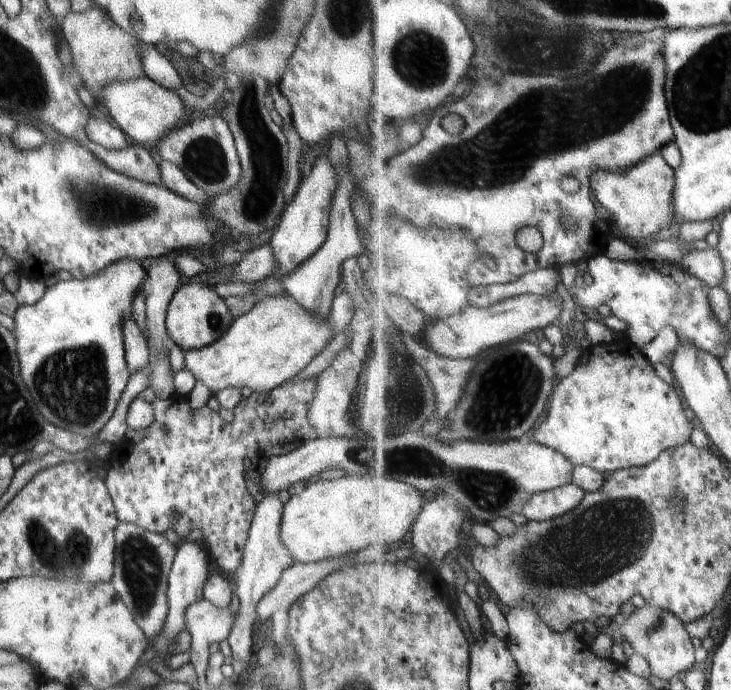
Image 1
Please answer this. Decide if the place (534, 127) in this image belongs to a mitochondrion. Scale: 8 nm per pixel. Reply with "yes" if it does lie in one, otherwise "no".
yes

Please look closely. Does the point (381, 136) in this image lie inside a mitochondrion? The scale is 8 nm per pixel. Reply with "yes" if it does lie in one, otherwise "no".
no

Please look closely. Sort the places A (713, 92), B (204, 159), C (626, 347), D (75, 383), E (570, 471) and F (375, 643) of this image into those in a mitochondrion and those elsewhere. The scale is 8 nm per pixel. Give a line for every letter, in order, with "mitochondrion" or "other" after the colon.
A: mitochondrion
B: mitochondrion
C: other
D: mitochondrion
E: other
F: other

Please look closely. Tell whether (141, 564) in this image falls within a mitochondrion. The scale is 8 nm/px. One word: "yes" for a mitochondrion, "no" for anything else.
yes

